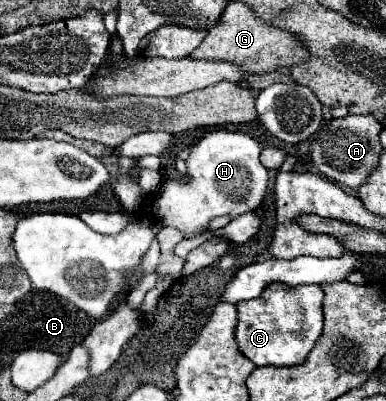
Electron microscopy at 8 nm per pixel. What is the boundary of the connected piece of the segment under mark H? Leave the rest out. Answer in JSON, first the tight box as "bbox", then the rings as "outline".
{"bbox":[153,130,267,238],"outline":[[[229,130],[207,132],[195,146],[191,146],[191,152],[187,158],[187,174],[179,180],[177,178],[167,180],[157,190],[157,198],[153,202],[153,212],[155,212],[157,220],[163,226],[179,228],[185,238],[195,238],[207,230],[209,222],[215,216],[229,214],[235,218],[239,214],[245,214],[245,212],[257,208],[263,202],[265,190],[267,190],[267,168],[259,162],[259,154],[261,154],[259,142],[243,132],[229,132]]]}

